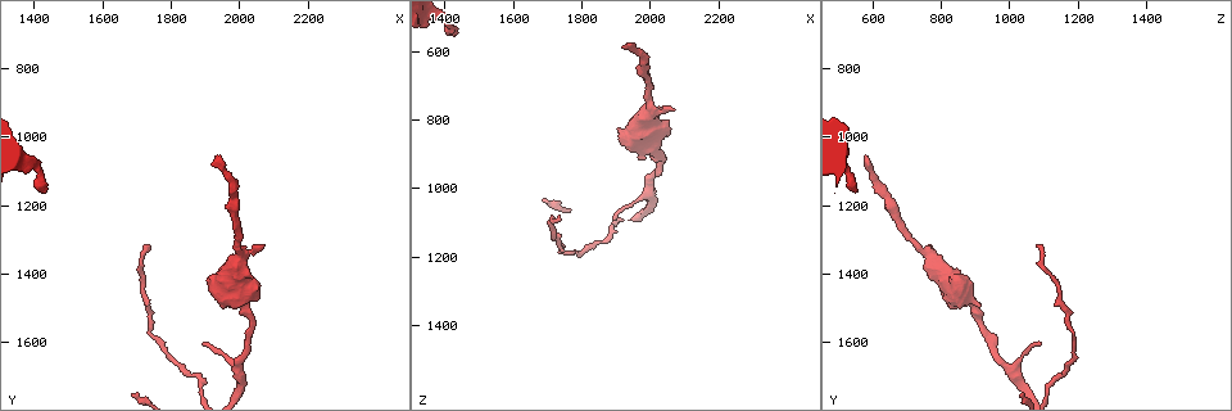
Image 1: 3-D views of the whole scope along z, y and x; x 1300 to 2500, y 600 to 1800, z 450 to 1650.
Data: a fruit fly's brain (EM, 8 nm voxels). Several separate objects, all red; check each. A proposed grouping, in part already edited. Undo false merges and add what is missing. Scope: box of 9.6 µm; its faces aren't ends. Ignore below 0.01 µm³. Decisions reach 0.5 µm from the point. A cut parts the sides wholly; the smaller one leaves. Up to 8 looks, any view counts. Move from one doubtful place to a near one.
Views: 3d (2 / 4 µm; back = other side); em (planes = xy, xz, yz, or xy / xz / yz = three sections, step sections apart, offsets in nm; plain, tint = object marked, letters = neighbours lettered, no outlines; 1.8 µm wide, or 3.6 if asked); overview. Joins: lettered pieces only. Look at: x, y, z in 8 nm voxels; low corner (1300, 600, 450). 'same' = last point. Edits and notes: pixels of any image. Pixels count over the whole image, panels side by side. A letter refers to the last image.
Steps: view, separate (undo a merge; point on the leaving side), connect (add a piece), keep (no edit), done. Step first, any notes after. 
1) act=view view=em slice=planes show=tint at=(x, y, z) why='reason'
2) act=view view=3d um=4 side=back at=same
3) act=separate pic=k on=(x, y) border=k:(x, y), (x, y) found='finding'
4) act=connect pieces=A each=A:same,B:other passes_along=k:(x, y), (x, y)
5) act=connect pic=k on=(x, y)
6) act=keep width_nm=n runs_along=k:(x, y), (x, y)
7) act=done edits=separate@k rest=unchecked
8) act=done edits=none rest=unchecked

act=view view=em slice=planes show=letters at=(1730, 1310, 1070) why='free end'

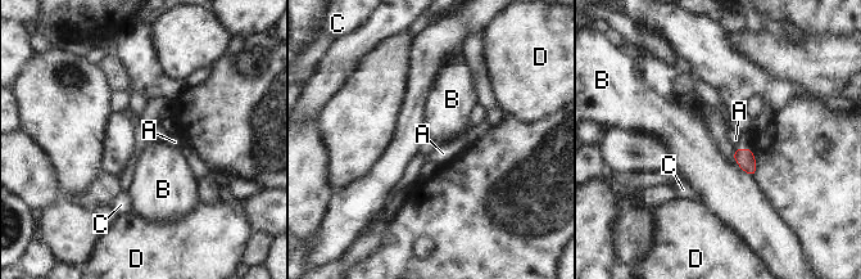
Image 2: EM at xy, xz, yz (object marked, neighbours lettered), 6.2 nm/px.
act=keep each=A:other,B:other,C:other,D:other border=2:(734, 160), (753, 178) found='no lettered piece goes on from it'

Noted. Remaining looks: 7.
act=view view=em slice=planes show=letters at=(1930, 1050, 580) why='an open end'

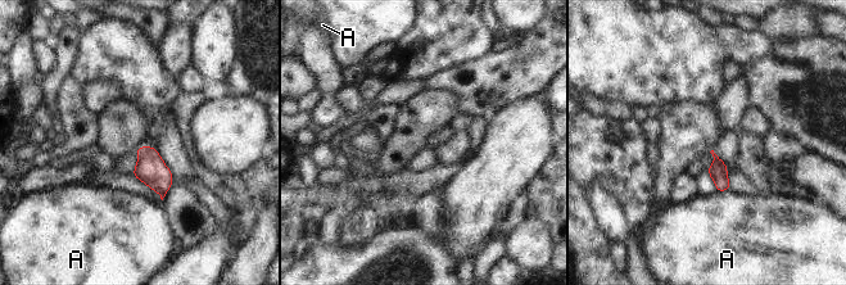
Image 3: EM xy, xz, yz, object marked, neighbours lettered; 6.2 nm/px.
act=keep each=A:other border=3:(728, 189), (718, 191) found='no lettered piece goes on from it'

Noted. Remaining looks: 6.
act=view view=3d um=4 at=(2070, 1310, 760) why='branch stops here'

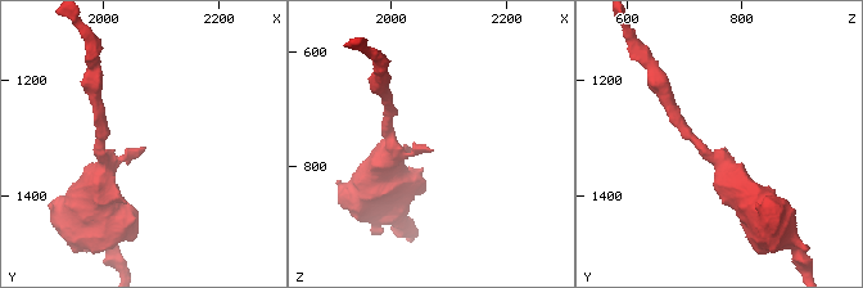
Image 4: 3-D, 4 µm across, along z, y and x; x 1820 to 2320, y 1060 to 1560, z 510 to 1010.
act=view view=em slice=xz step=8 show=letters at=(2070, 1315, 770) why='now the EM'

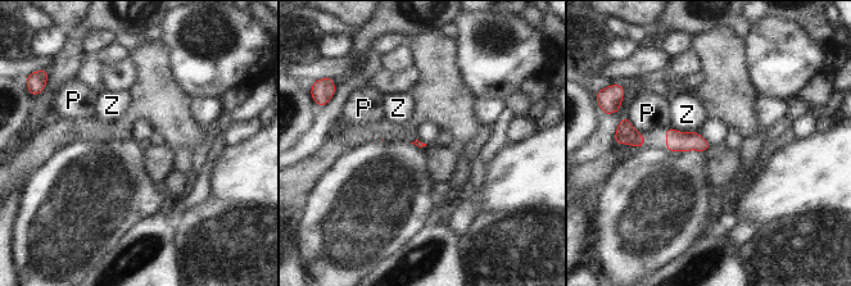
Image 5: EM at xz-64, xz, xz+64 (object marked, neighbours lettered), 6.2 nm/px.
act=keep each=P:other,Z:other border=5:(670, 126), (683, 132), (696, 132) found='none of them fits'

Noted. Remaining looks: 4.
act=view view=em slice=xy step=4 show=letters at=(1900, 1610, 1090) why='tapers out'

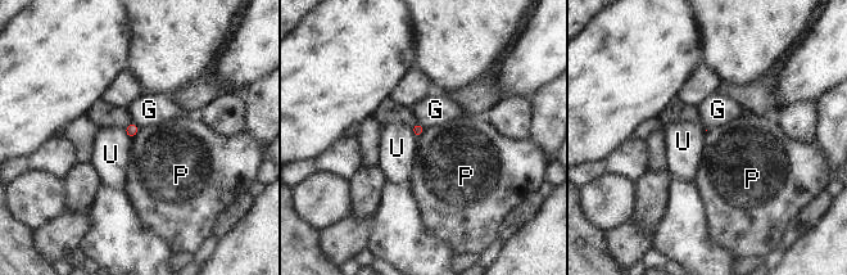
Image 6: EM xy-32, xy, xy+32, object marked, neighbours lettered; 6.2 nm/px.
act=view view=em slice=planes show=letters at=same why='cut it another way'

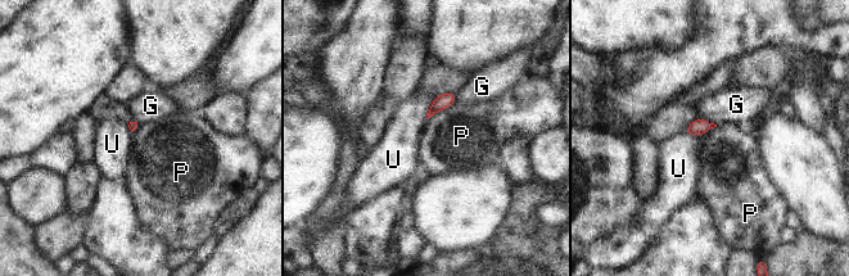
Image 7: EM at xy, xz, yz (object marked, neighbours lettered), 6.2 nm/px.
act=keep longest_contact=P:200nm each=G:other,P:other,U:other border=7:(454, 104), (439, 109), (427, 120) found='none of them fits'

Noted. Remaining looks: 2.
act=done edits=none rest=unchecked

